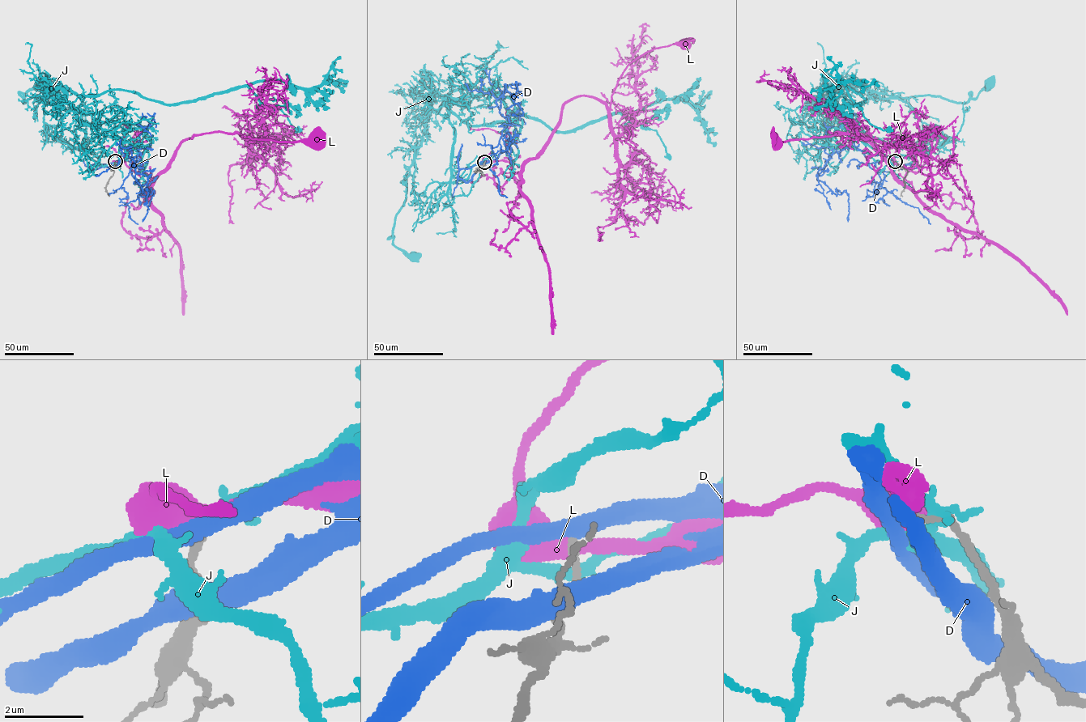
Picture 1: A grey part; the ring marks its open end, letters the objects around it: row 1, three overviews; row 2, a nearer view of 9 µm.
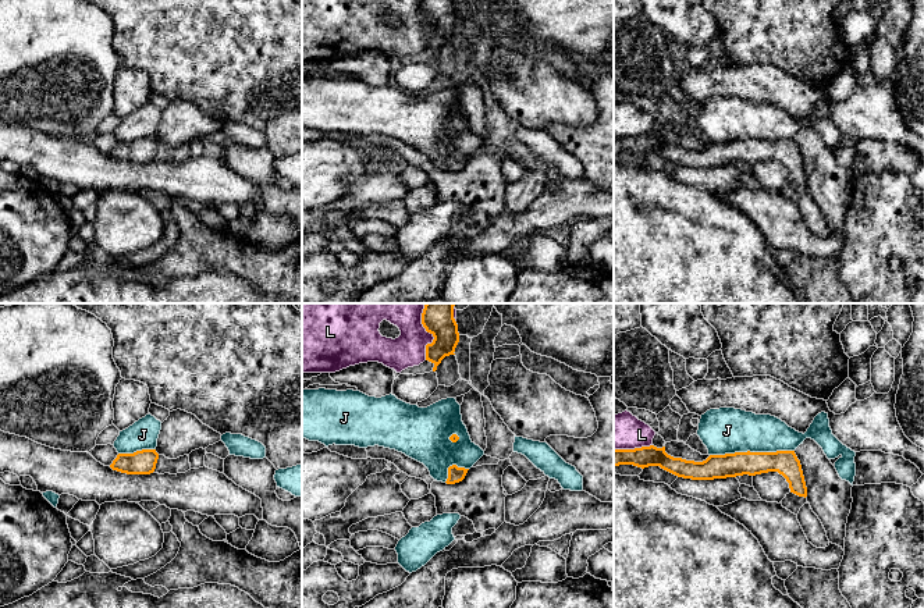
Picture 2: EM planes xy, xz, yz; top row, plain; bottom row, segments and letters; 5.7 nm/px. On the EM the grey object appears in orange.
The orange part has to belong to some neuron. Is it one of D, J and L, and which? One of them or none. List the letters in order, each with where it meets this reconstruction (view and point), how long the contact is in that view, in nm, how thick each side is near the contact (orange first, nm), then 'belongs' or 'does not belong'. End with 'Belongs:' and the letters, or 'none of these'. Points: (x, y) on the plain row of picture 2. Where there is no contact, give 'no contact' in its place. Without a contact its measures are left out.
D: no contact; does not belong
J: meets orange in yz at (752, 141); contact 480 nm long; 140 nm thick on the orange side, 280 nm on the other; does not belong
L: meets orange in xz at (433, 24); contact 280 nm long; 160 nm thick on the orange side, 190 nm on the other; does not belong
Belongs: none of these

